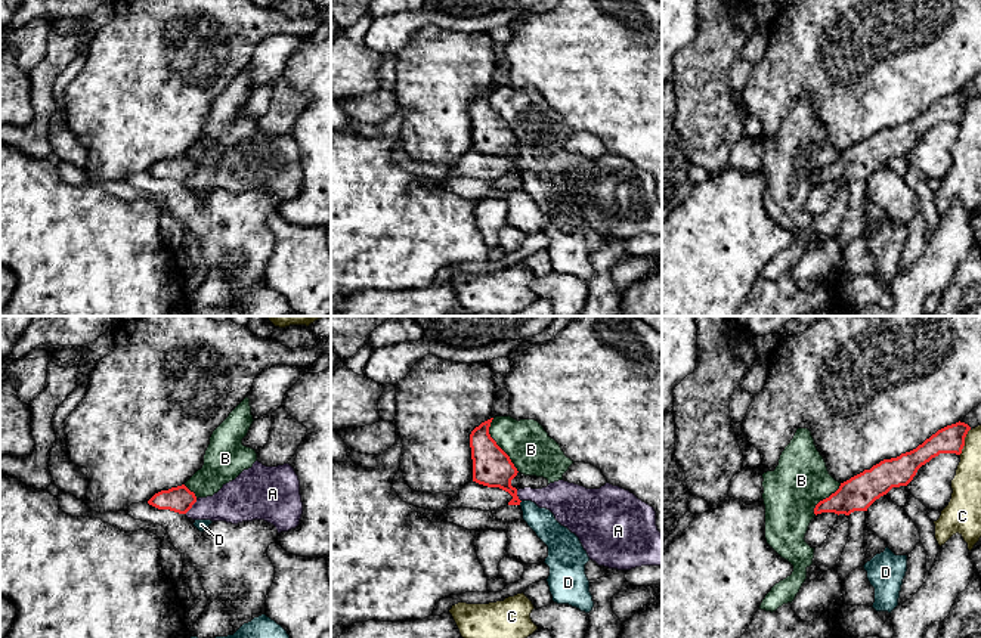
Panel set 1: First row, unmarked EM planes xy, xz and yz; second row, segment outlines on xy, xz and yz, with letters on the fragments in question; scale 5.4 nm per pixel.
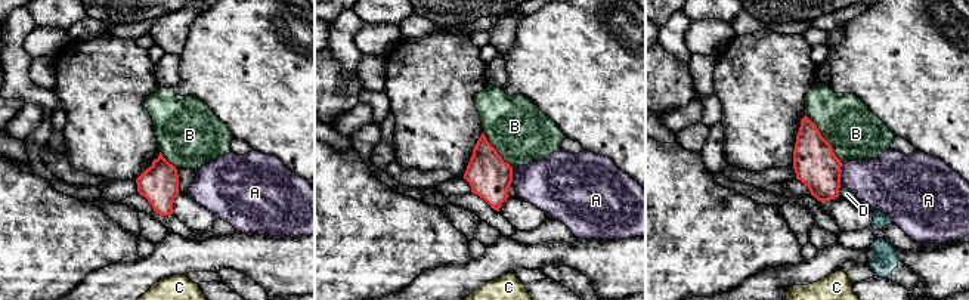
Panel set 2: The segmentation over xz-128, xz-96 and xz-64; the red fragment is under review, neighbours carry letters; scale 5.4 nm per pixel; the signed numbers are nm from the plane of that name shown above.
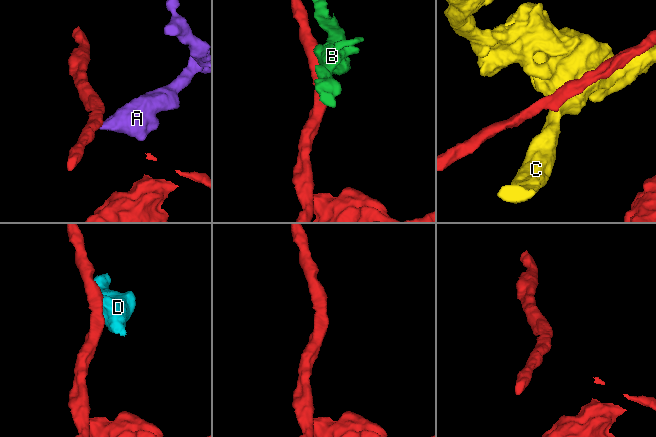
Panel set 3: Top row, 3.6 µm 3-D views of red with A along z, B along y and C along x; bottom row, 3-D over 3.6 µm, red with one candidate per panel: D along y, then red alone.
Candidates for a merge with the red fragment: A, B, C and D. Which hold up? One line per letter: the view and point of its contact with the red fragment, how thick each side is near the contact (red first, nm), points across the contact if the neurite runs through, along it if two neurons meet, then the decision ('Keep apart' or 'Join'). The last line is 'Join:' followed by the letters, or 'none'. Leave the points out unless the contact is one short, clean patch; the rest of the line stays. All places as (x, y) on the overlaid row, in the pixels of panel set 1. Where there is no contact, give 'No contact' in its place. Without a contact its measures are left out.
A: Touches red at xy (191, 507). Thickness 140 nm (red) against 220 nm. Boundary: xy (197, 499), (185, 513). Keep apart
B: Touches red at xz (497, 445). Thickness 220 nm (red) against 240 nm. Keep apart
C: Touches red at yz (964, 442). Thickness 150 nm (red) against 160 nm. Boundary: yz (969, 429), (959, 455). Keep apart
D: Touches red at xz (520, 501). Thickness 220 nm (red) against 140 nm. Keep apart
Join: none

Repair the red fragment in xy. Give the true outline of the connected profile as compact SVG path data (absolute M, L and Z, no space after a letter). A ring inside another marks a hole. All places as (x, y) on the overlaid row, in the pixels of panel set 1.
M185 484L155 493L148 504L158 510L186 514L196 502L196 496Z

